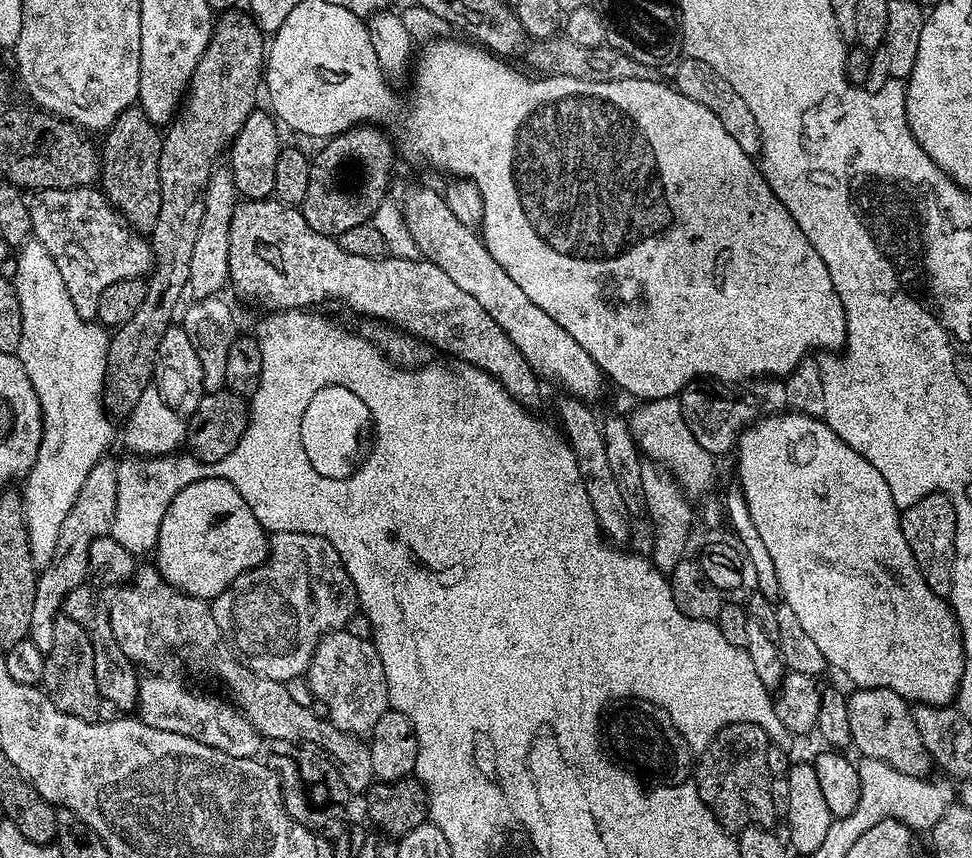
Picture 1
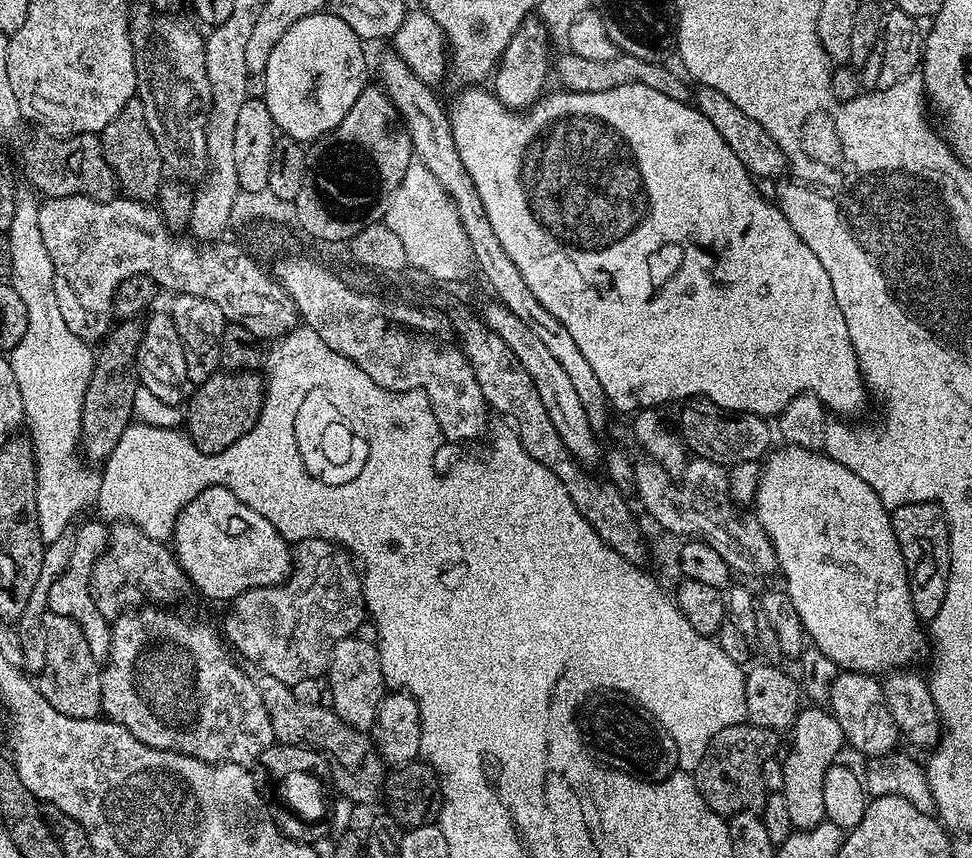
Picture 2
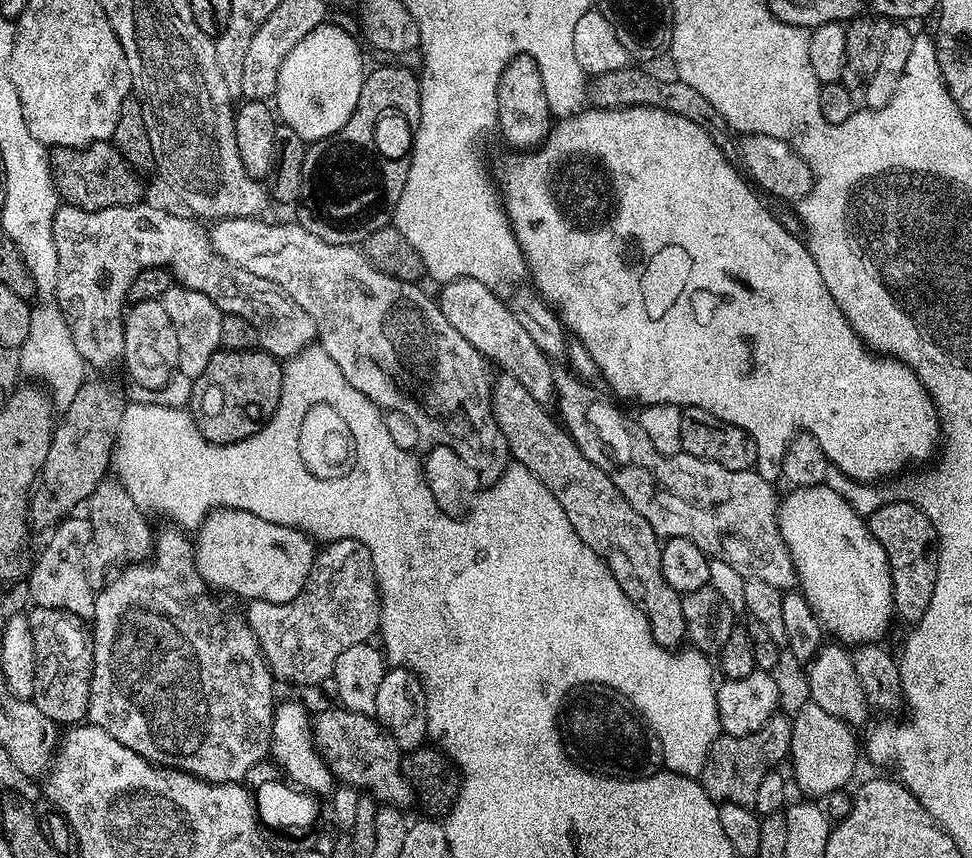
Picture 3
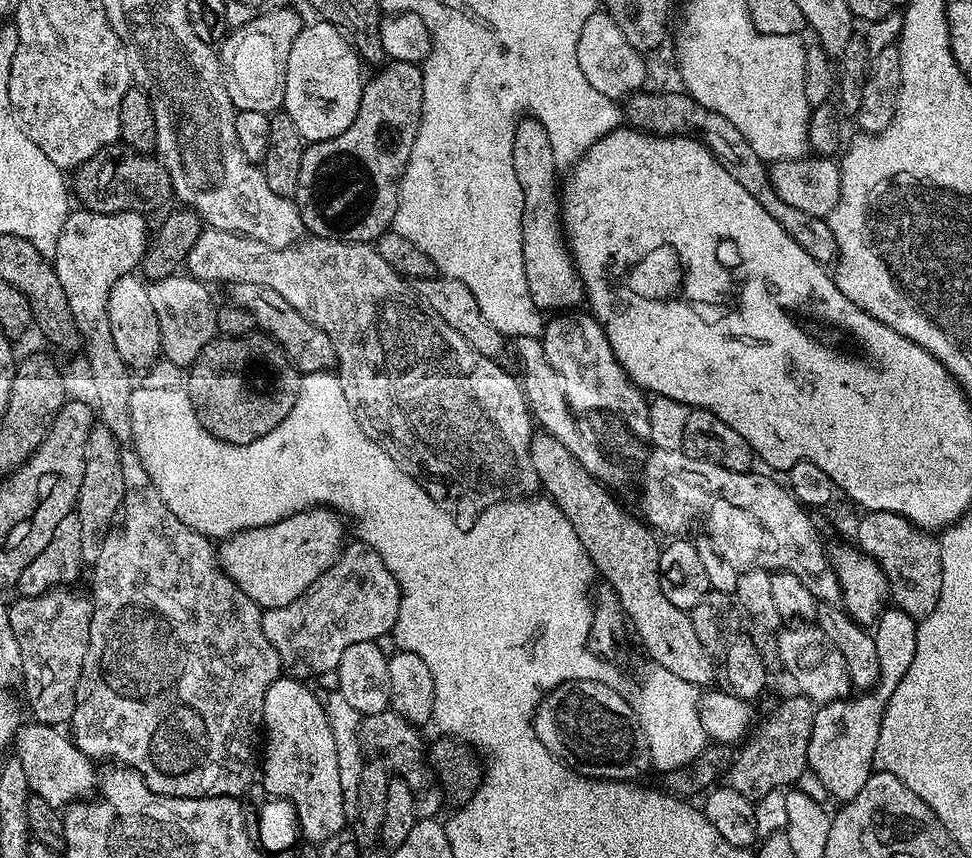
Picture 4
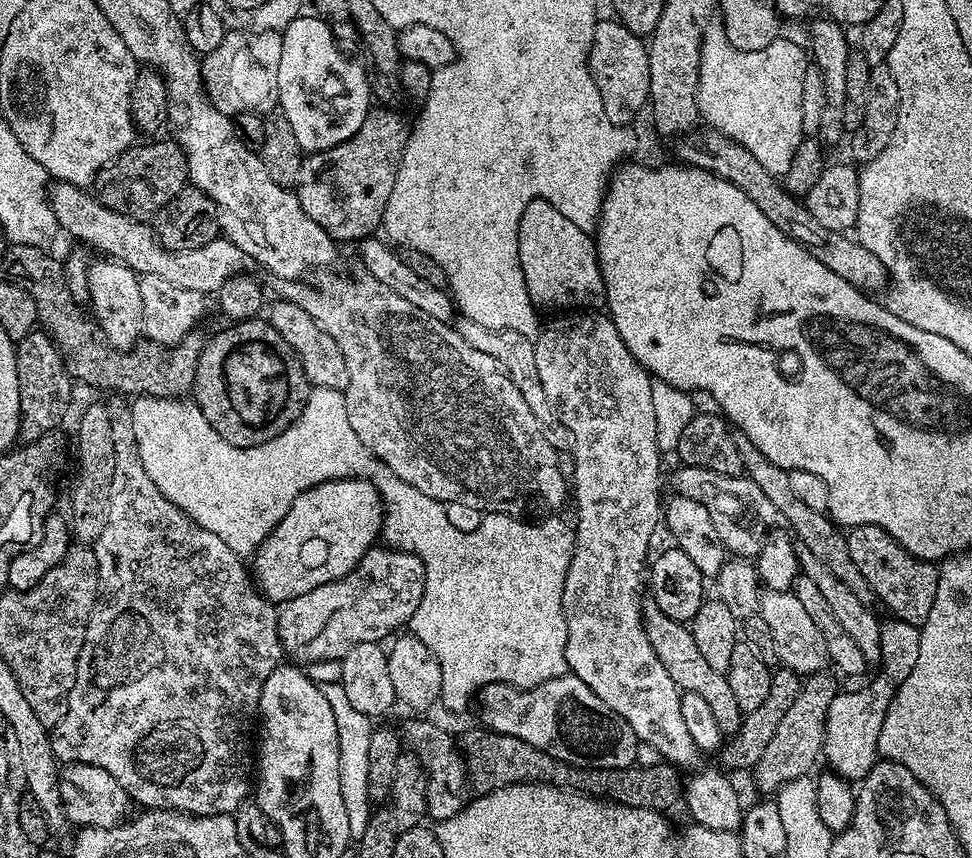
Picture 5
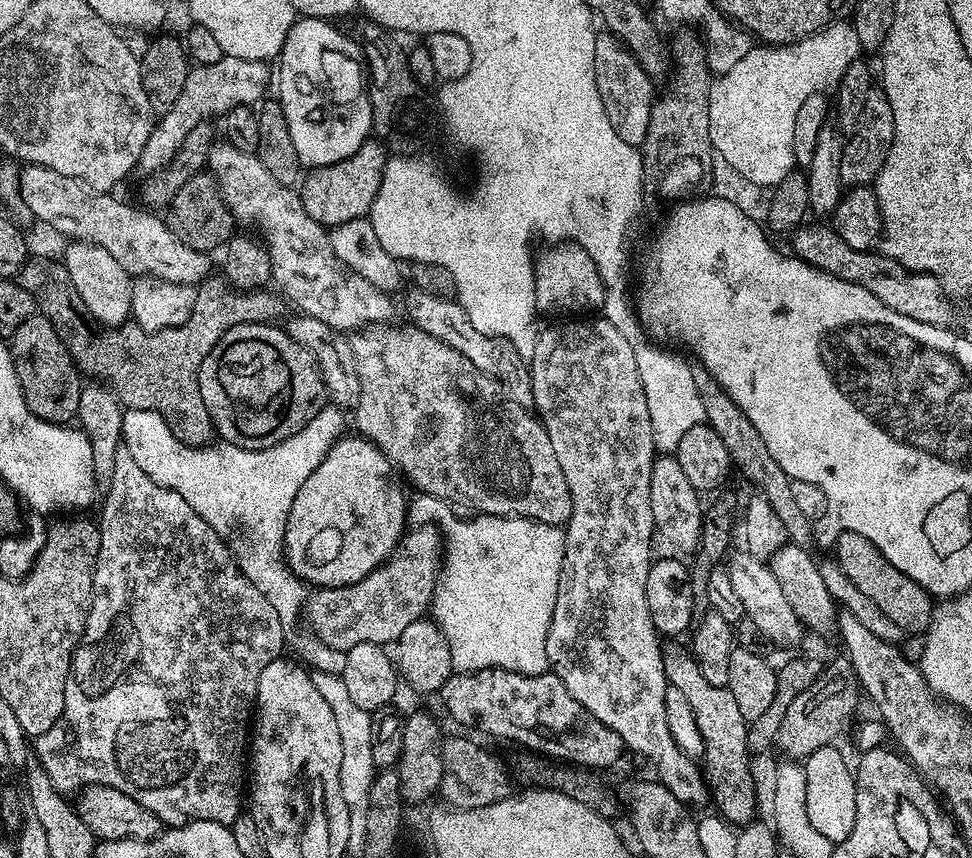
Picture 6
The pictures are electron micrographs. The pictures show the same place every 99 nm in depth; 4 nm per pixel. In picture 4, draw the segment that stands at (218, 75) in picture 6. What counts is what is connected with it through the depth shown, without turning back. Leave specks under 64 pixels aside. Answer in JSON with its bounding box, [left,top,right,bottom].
[218,6,302,114]

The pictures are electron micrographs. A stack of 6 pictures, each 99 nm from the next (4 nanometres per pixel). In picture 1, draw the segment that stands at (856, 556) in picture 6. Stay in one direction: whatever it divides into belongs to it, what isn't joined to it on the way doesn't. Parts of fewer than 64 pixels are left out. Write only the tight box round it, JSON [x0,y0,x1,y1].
[900,492,956,597]

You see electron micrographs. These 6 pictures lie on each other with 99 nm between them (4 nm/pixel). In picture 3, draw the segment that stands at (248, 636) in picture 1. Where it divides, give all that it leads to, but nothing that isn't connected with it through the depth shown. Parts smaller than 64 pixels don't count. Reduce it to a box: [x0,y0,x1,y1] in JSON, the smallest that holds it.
[246,540,380,686]

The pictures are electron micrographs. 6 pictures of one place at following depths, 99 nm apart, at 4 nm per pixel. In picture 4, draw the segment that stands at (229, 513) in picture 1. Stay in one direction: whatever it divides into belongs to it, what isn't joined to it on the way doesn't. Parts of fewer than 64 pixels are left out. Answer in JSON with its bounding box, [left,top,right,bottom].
[218,506,345,610]

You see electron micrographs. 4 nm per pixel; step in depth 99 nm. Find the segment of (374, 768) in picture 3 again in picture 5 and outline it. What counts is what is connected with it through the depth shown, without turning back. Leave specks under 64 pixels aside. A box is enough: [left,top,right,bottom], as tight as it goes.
[402,718,466,822]

